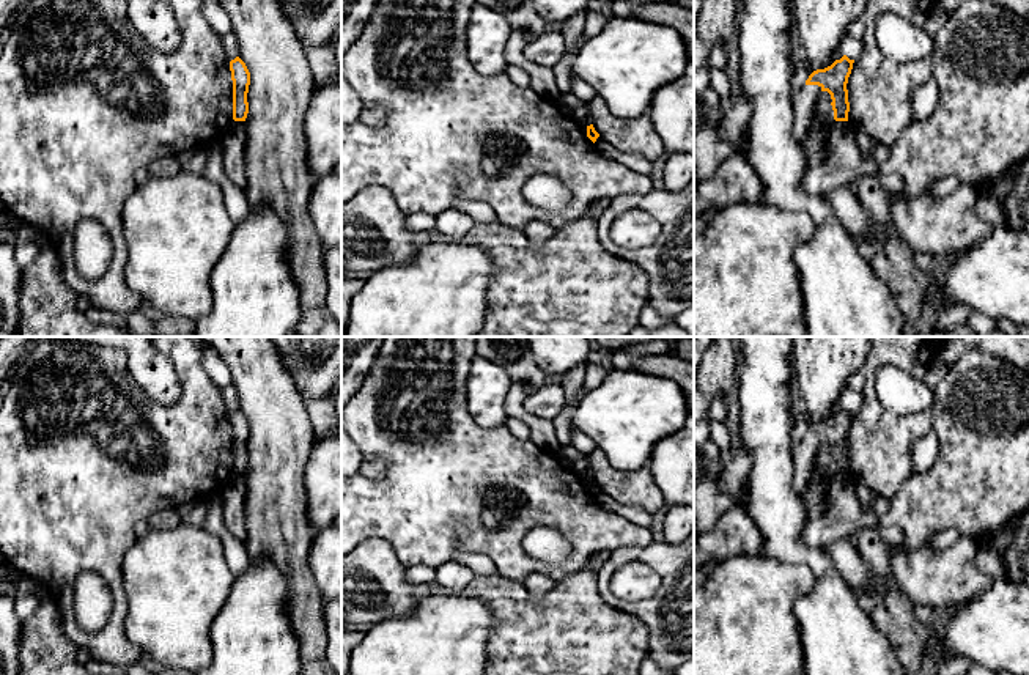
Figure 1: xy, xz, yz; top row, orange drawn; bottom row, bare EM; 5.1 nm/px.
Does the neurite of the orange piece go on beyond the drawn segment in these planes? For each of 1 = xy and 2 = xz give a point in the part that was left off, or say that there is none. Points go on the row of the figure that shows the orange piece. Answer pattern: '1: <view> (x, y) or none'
1: none
2: none

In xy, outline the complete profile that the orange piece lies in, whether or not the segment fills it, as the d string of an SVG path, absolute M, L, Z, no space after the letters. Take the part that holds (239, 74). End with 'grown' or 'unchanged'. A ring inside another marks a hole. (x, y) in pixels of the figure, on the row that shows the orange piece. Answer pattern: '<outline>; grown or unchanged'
M239 57L230 61L230 71L233 80L233 120L245 121L249 113L247 93L250 85L250 72Z; unchanged

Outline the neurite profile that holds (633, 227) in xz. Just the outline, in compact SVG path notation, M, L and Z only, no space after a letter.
M631 209L623 212L610 228L610 239L625 249L645 249L661 233L661 225L645 211Z

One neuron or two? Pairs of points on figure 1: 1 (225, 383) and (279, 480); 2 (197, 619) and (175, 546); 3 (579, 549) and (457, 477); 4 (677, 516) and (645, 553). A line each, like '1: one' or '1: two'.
1: two
2: one
3: one
4: two

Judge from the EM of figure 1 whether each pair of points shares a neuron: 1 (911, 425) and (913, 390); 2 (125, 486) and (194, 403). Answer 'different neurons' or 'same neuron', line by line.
1: different neurons
2: same neuron

